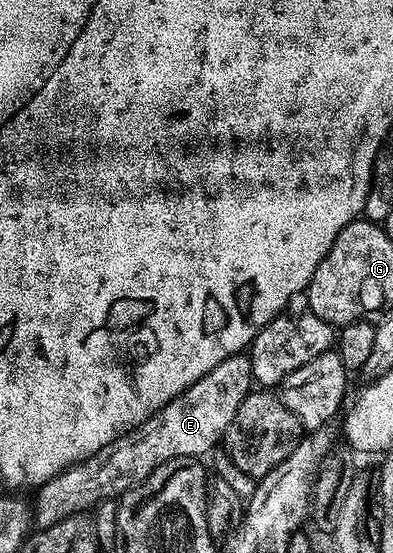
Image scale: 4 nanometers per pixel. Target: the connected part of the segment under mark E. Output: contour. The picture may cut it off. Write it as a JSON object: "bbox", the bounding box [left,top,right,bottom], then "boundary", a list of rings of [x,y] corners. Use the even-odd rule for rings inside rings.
{"bbox":[34,352,253,527],"boundary":[[[241,352],[222,360],[218,368],[214,368],[202,380],[198,380],[193,386],[189,386],[186,392],[182,392],[170,404],[166,404],[154,416],[150,416],[138,428],[123,434],[118,440],[114,440],[106,448],[102,448],[94,456],[90,456],[84,462],[71,466],[58,476],[50,479],[46,485],[39,487],[34,498],[34,518],[39,527],[53,526],[58,520],[66,520],[75,514],[83,514],[91,511],[96,503],[104,498],[116,498],[125,494],[127,490],[133,490],[138,484],[142,484],[162,464],[166,464],[175,458],[195,459],[196,454],[204,454],[212,450],[227,435],[230,424],[238,412],[238,404],[246,400],[246,396],[253,389],[252,360],[247,353]]]}

